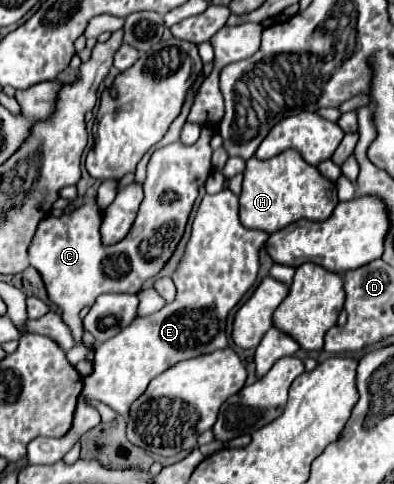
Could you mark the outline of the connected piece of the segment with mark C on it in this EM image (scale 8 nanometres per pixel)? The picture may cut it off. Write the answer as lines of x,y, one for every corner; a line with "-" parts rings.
241,24
241,26
225,26
221,32
215,34
215,66
213,72
201,84
199,92
195,94
195,102
189,112
189,120
201,124
203,134
193,146
173,142
163,148
157,148
151,154
146,180
143,183
143,202
126,238
109,248
101,244
101,236
99,236
101,212
97,204
85,204
71,214
63,214
61,218
47,216
39,224
33,244
29,248
31,266
41,272
49,292
49,300
63,310
63,320
73,330
77,344
83,342
83,324
79,317
81,308
93,304
97,296
107,292
137,294
145,284
145,280
153,278
169,260
169,256
175,252
175,246
183,236
199,188
201,184
205,184
211,172
209,140
213,136
213,126
223,116
223,94
219,90
219,72
223,66
231,62
249,58
261,44
261,32
263,28
259,24

